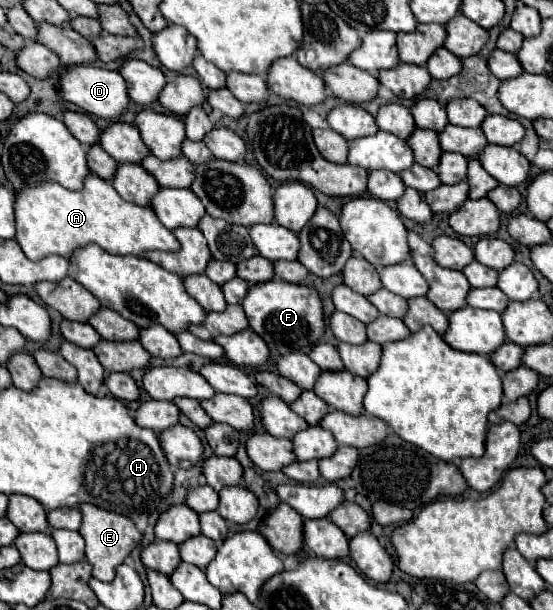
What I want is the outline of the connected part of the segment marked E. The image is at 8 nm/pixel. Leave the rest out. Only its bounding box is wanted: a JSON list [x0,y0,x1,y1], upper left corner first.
[78,504,142,582]

